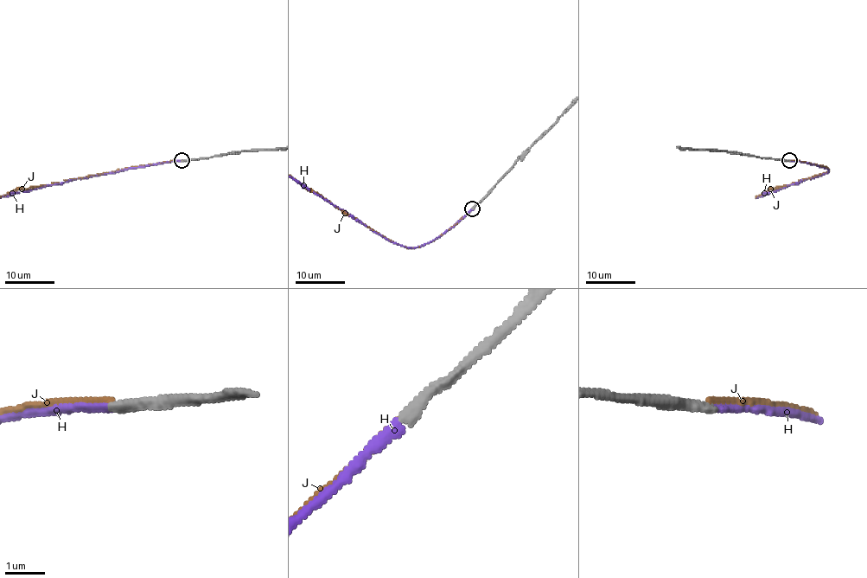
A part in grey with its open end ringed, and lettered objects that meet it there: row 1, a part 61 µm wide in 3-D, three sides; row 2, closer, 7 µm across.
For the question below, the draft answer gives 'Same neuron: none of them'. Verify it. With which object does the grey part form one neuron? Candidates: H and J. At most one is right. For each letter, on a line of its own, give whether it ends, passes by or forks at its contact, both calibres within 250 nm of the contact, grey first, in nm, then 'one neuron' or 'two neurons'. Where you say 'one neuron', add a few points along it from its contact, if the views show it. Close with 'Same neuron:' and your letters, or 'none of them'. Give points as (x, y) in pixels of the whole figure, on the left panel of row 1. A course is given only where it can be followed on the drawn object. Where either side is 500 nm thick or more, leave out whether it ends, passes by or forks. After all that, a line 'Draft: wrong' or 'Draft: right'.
H: it ends | 280/240 nm | one neuron
J: it ends | 280/160 nm | two neurons
Same neuron: H
Draft: wrong

